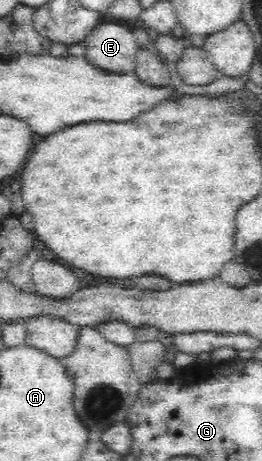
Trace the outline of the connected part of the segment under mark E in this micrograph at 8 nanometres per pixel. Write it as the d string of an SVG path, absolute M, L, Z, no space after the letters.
M117 23L94 25L84 37L84 57L98 69L124 74L136 67L136 55L140 50L135 33Z

